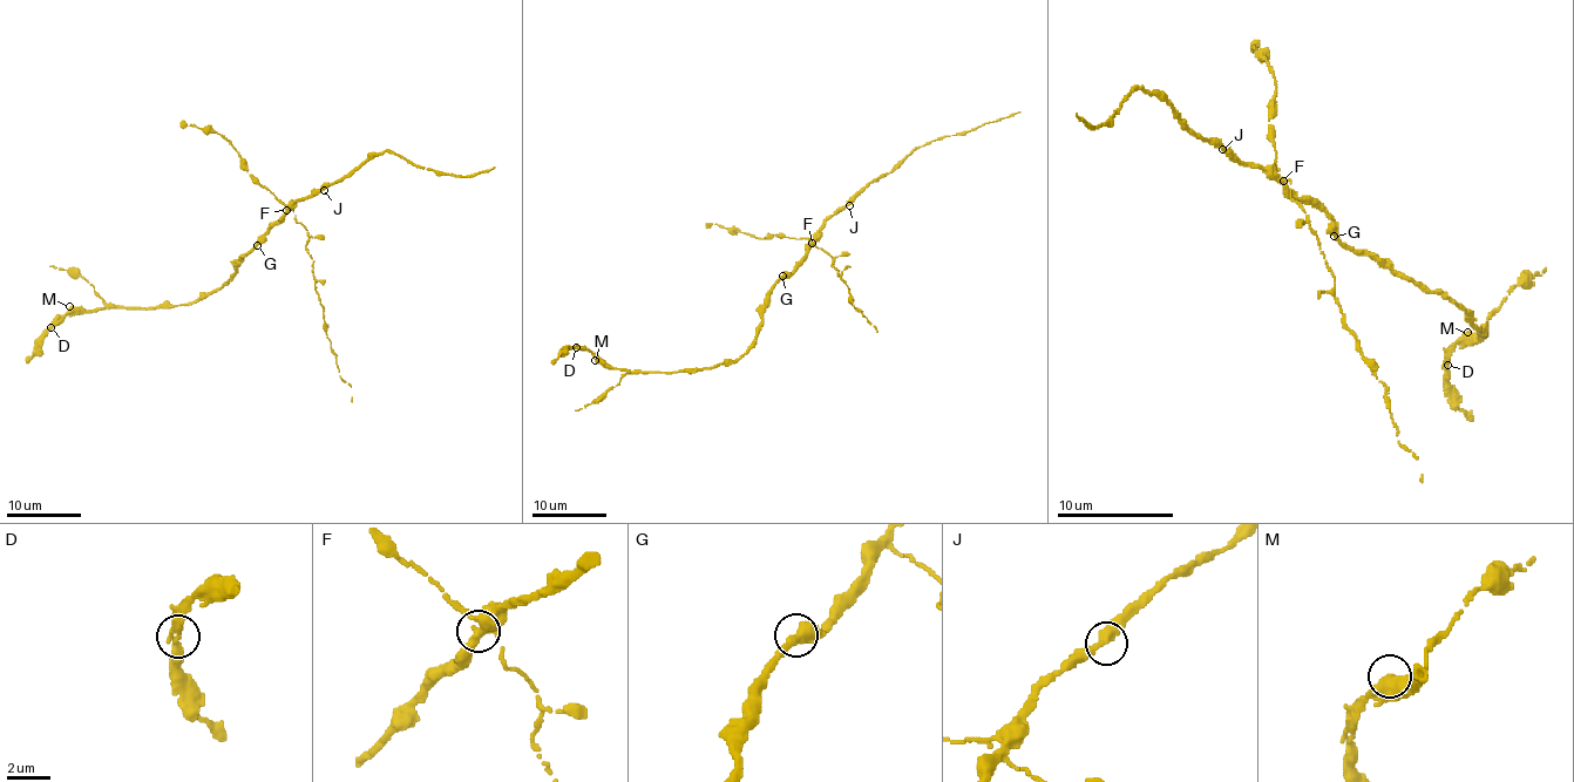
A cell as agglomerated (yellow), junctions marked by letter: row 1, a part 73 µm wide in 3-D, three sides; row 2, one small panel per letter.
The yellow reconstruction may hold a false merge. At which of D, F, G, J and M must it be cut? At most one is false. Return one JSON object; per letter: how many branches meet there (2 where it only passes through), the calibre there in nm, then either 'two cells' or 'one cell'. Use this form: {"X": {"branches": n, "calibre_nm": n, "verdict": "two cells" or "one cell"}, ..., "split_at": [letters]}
{"D": {"branches": 2, "calibre_nm": 360, "verdict": "one cell"}, "F": {"branches": 2, "calibre_nm": 400, "verdict": "two cells"}, "G": {"branches": 2, "calibre_nm": 400, "verdict": "one cell"}, "J": {"branches": 2, "calibre_nm": 440, "verdict": "one cell"}, "M": {"branches": 2, "calibre_nm": 400, "verdict": "one cell"}, "split_at": ["F"]}

